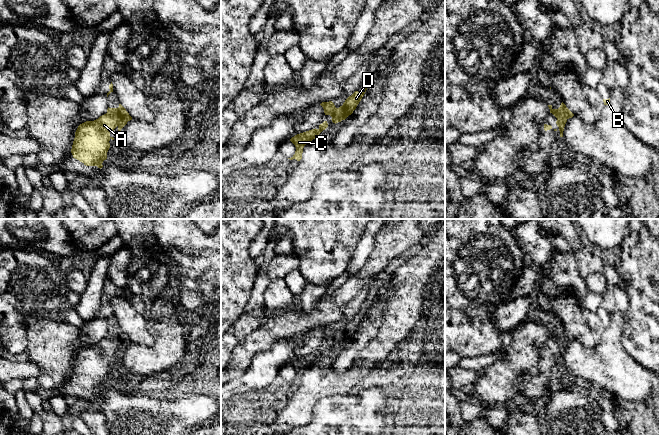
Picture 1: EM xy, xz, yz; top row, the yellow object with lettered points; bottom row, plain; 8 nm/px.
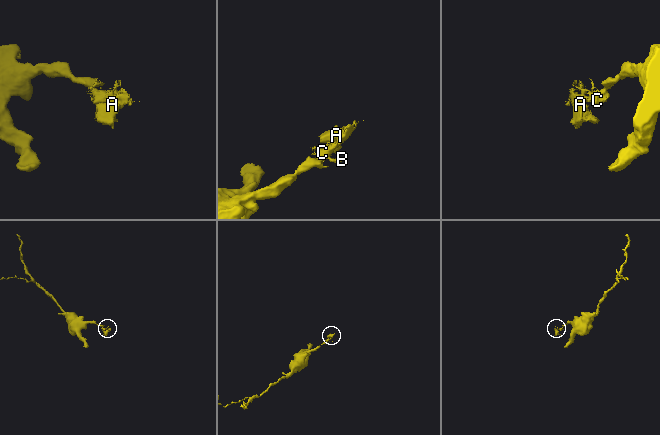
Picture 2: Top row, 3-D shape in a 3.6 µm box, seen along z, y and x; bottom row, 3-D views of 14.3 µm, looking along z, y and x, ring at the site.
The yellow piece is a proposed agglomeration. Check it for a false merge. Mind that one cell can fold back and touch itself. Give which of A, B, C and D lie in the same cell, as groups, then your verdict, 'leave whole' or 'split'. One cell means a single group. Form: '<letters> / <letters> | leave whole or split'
A / B C D | split

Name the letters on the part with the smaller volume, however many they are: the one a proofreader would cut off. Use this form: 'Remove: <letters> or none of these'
Remove: A

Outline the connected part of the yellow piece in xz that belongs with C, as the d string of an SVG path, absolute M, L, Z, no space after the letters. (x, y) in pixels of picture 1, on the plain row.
M324 345L322 348L319 349L318 353L312 353L300 358L295 359L290 363L290 365L295 369L296 375L295 378L288 382L290 384L296 383L297 385L300 385L302 383L302 377L304 370L311 366L313 363L315 363L323 354L325 354L328 351L327 345Z

